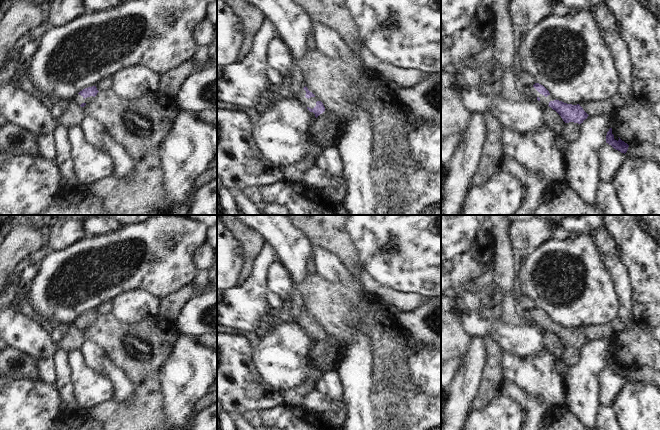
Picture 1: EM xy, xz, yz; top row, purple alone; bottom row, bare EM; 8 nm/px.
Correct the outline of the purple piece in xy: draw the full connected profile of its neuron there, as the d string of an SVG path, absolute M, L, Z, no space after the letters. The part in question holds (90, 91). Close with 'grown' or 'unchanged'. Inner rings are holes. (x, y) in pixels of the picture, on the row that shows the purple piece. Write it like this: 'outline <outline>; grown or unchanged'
outline M96 86L85 88L73 96L72 101L84 107L88 102L94 99L98 92Z; grown

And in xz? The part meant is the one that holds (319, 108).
outline M306 86L300 91L291 91L291 94L310 112L313 112L316 118L325 111L323 103L319 101L318 98L316 98L315 95L310 92Z; grown

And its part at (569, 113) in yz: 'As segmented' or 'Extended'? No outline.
Extended.

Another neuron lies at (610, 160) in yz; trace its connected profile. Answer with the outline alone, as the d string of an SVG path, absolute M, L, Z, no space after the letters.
M606 143L598 150L598 158L599 180L612 183L615 174L627 156Z

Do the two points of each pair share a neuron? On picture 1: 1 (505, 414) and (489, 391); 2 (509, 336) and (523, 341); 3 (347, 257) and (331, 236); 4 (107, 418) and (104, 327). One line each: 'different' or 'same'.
1: different
2: same
3: same
4: same

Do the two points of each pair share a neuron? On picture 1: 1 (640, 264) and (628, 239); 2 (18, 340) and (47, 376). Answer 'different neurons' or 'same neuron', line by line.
1: same neuron
2: same neuron

